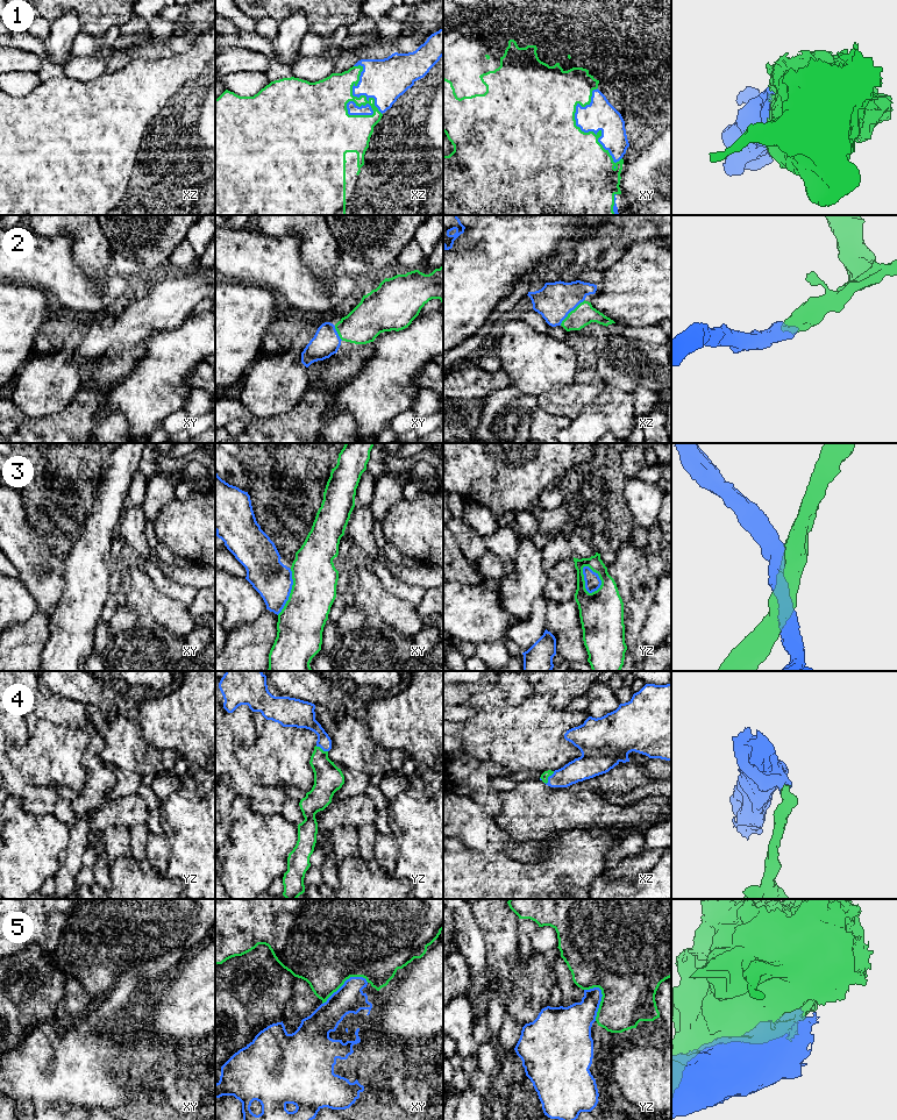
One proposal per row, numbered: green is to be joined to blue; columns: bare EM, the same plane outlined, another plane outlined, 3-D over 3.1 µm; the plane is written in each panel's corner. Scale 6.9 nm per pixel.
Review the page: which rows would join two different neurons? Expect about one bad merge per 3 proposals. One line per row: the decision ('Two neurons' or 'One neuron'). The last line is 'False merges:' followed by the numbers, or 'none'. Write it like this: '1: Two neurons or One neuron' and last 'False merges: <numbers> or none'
1: One neuron
2: One neuron
3: Two neurons
4: One neuron
5: Two neurons
False merges: 3, 5

